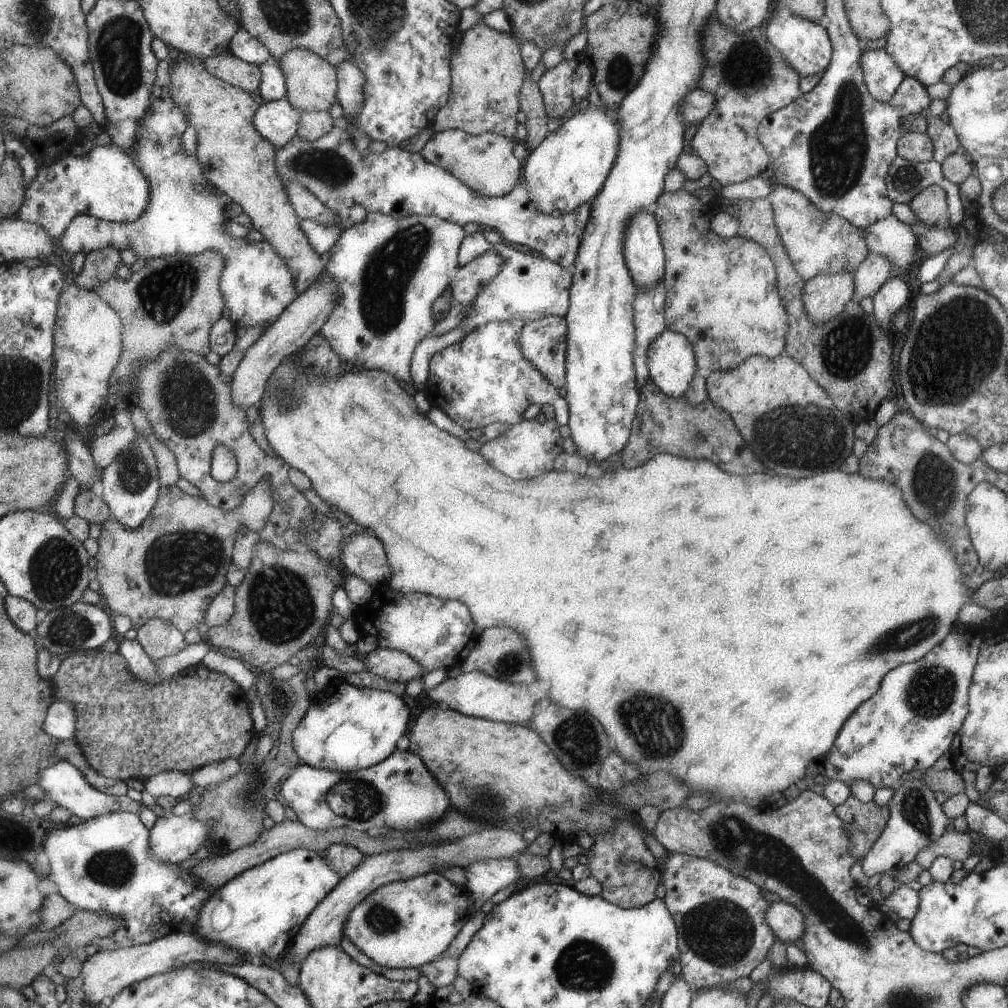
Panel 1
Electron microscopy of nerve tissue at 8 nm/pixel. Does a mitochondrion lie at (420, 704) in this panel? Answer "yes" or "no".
no

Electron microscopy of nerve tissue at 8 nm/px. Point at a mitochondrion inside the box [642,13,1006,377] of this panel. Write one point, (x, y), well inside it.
(838, 146)

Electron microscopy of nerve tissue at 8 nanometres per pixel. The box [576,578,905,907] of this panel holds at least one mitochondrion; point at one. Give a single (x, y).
(651, 722)

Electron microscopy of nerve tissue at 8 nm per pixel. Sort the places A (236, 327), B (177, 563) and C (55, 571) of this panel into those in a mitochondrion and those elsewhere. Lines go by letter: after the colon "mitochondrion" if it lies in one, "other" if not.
A: other
B: mitochondrion
C: mitochondrion

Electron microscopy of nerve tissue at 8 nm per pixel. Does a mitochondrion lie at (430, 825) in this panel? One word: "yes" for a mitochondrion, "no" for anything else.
no

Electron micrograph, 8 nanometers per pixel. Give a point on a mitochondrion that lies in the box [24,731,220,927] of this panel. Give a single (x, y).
(112, 868)

